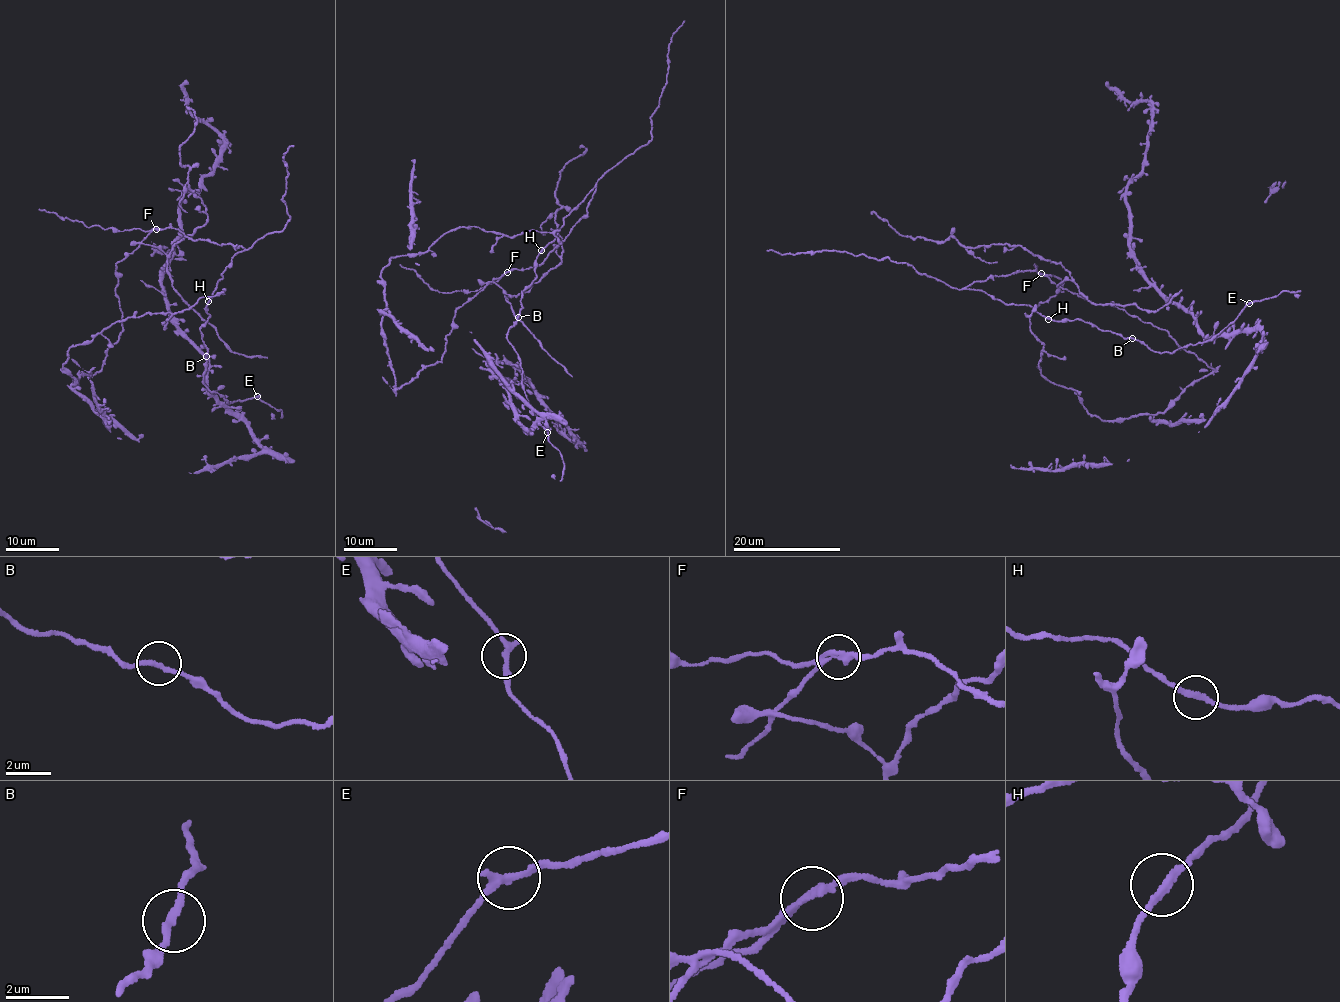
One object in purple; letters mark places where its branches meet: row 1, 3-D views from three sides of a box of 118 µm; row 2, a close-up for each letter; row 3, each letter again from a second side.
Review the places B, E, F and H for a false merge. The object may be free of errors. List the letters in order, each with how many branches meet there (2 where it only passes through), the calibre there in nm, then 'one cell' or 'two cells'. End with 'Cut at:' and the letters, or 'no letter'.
B: branches 2; calibre 220 nm; one cell
E: branches 2; calibre 240 nm; one cell
F: branches 2; calibre 240 nm; two cells
H: branches 2; calibre 220 nm; one cell
Cut at: F

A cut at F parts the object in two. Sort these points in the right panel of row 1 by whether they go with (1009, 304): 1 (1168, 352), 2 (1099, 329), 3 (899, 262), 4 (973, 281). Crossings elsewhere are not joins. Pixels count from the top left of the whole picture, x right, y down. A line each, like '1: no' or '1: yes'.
1: yes
2: yes
3: yes
4: yes

